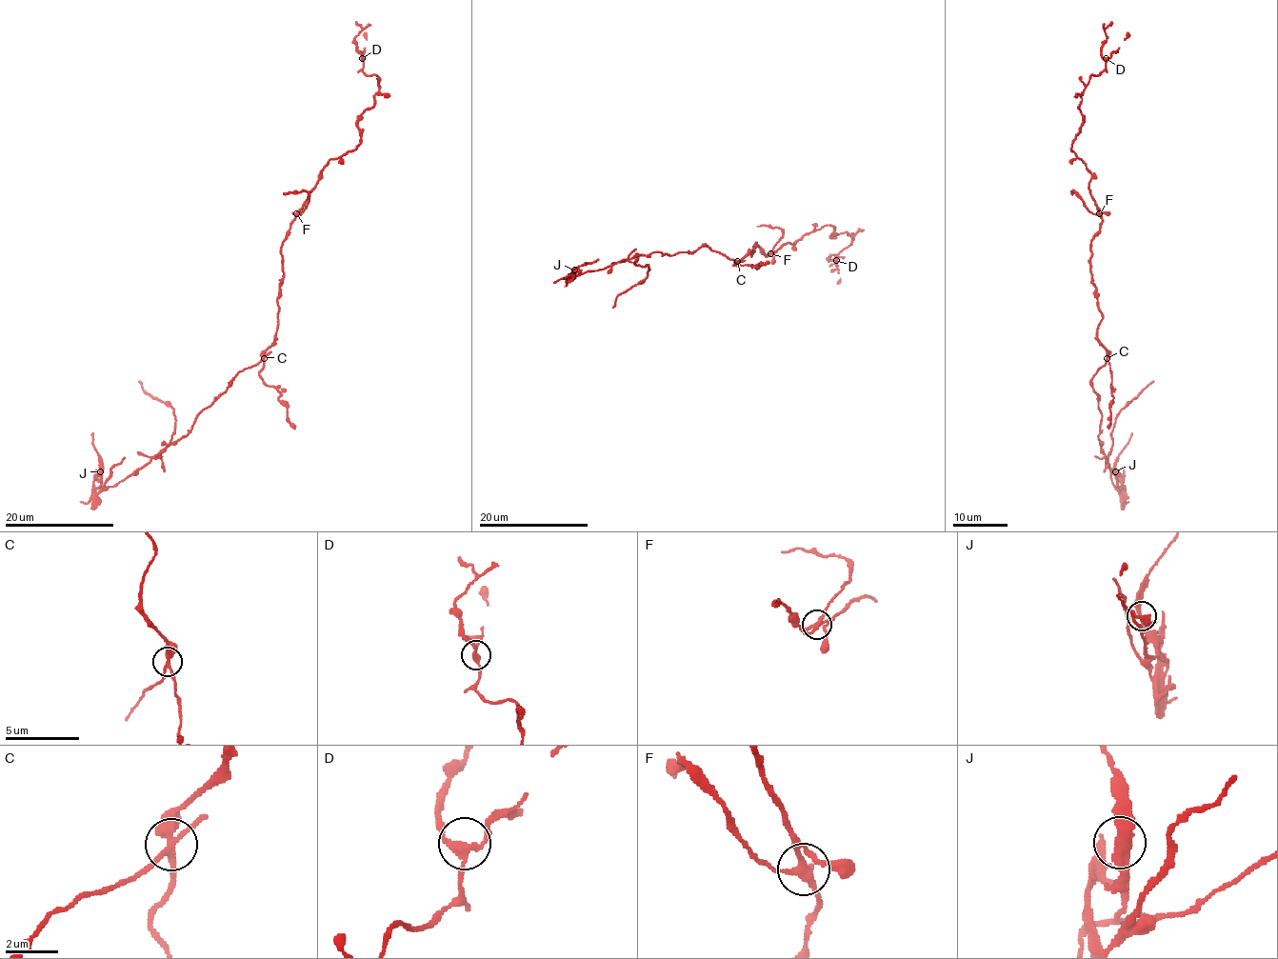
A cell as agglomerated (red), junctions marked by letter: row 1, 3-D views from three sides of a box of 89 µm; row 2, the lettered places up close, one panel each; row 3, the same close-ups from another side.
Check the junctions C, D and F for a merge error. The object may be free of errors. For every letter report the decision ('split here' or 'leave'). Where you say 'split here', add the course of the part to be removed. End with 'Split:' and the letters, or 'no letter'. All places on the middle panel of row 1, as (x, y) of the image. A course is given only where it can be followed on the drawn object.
C: split here | (737, 261), (704, 245), (672, 255), (658, 251), (634, 255), (603, 269), (575, 275), (574, 269), (566, 286)
D: leave
F: leave
Split: C

